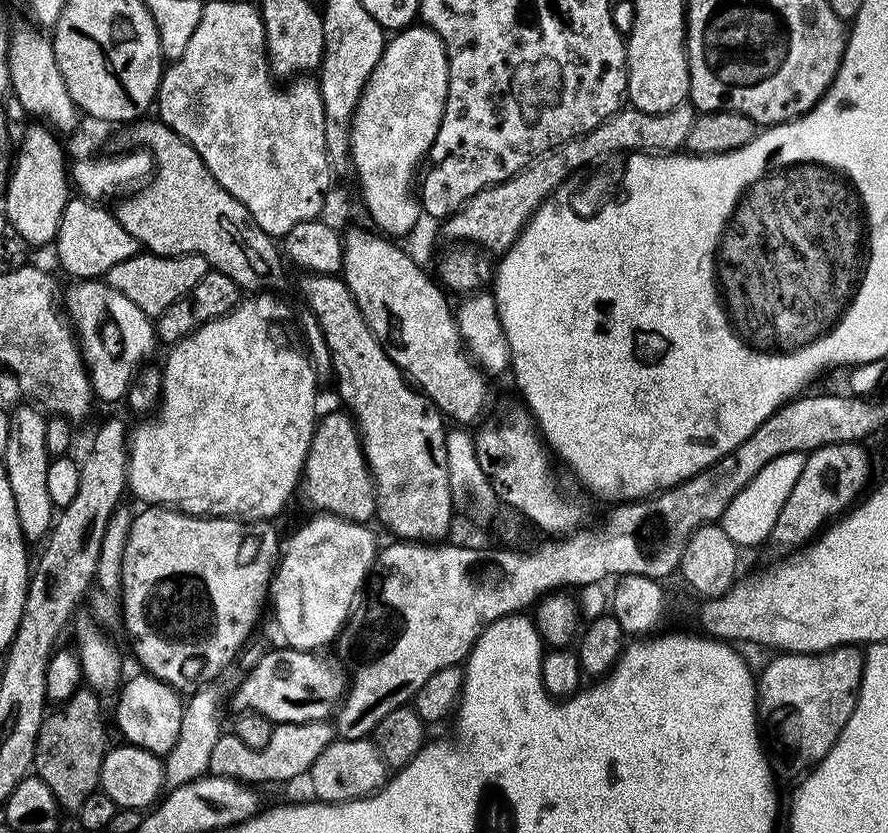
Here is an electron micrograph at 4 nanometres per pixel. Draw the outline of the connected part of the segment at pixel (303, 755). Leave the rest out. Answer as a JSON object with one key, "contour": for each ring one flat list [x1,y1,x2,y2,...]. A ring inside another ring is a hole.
{"contour":[[328,720,275,725,270,742,261,749,251,749,233,734,223,734,211,753,208,771,211,775,241,780,253,786,268,784,271,780,292,780,311,770,314,758,318,758,318,754,322,754,322,750,326,750,337,736,335,727]]}

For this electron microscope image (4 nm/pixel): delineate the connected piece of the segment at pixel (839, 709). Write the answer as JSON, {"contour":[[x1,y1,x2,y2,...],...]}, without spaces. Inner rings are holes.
{"contour":[[845,646,843,648,831,648,828,652,785,652,776,654,772,661,764,668,764,673,759,673,758,687,756,690,756,710,758,713,759,723,762,725,763,731,773,740,774,743,780,744,782,751,788,755,788,760,792,764,808,764,815,765,830,750,830,746,834,746,834,742,838,738,838,734,842,734,842,730,846,726,846,722,850,718,850,714,856,705,856,699,860,693,860,683,862,682,862,674,864,673,864,652,856,646]]}

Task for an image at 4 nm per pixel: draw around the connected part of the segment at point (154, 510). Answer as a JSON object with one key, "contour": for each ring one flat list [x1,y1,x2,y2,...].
{"contour":[[144,506,141,512,135,513,132,526,126,538,126,550,122,562,123,573,120,575,122,591,122,616,128,619,128,632,132,635,132,644,136,647,136,660,149,676,166,682,181,694,191,694,196,689,206,686,212,681,219,681,234,661,241,655,242,649,249,643,252,631,260,620,260,611,266,608,270,589,274,581,274,573,278,568,278,555,282,550,282,540,276,537,275,523,249,522,234,520,226,516,191,516,188,512,180,512,167,506]]}

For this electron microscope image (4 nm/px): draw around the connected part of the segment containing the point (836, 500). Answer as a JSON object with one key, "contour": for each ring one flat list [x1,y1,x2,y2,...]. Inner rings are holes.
{"contour":[[859,443,827,444,807,453,802,474,798,474,798,482,794,482,794,490,790,490,790,498,786,498,778,514,778,522,774,522,774,530,770,530,766,548,776,558,787,557,803,548,829,521,851,509,861,499,862,493,869,487,871,476,872,460]]}

